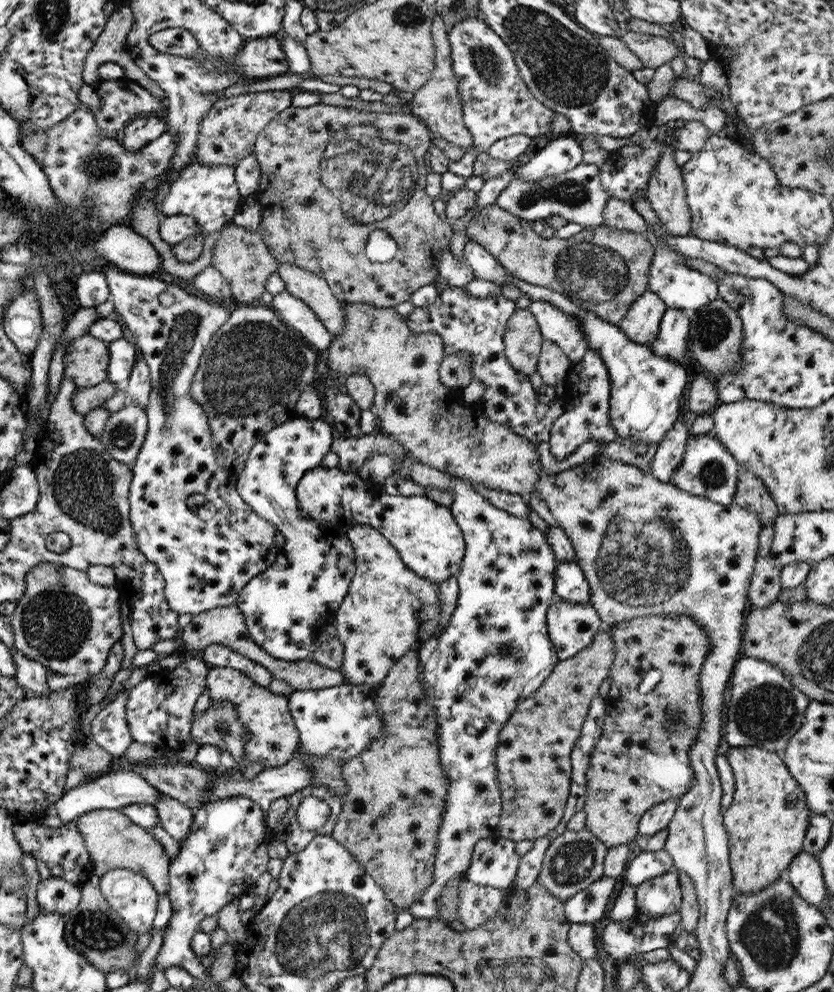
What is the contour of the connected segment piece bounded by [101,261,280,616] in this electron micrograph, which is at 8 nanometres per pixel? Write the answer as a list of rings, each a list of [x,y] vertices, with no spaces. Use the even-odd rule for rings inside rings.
[[[110,261],[101,267],[101,273],[106,277],[116,312],[123,316],[139,349],[145,354],[153,386],[145,410],[147,433],[131,468],[129,514],[138,549],[158,567],[165,580],[167,603],[178,615],[194,616],[230,606],[237,602],[240,591],[249,580],[275,562],[280,550],[274,542],[276,528],[246,506],[246,502],[238,496],[236,486],[230,486],[230,476],[216,464],[209,418],[202,405],[190,394],[200,359],[214,333],[228,320],[233,305],[211,300],[205,295],[197,296],[159,277],[150,280],[124,271]],[[168,291],[173,293],[174,302],[164,306],[160,302],[160,294]]]

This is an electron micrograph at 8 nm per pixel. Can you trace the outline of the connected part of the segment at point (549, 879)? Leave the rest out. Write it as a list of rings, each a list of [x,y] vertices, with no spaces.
[[[587,827],[580,831],[566,829],[546,849],[538,881],[565,903],[577,892],[603,876],[603,862],[608,849]]]

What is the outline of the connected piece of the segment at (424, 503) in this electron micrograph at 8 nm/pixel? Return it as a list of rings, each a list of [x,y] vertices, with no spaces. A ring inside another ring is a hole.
[[[317,466],[308,470],[298,482],[296,497],[300,506],[300,515],[316,521],[320,525],[332,523],[341,528],[356,525],[370,526],[385,536],[398,552],[401,562],[421,577],[440,583],[438,627],[431,638],[424,638],[415,647],[418,651],[422,644],[438,638],[454,614],[459,595],[457,574],[465,554],[465,538],[450,507],[440,506],[427,497],[403,497],[392,494],[388,488],[370,484],[357,473],[349,473],[340,467],[326,468]]]

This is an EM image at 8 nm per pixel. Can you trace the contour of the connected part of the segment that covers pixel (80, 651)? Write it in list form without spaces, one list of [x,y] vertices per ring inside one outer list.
[[[40,562],[26,573],[24,594],[16,602],[12,614],[12,633],[15,647],[27,657],[44,665],[51,674],[98,674],[106,662],[108,652],[123,634],[122,619],[119,611],[119,590],[116,585],[100,586],[94,584],[85,571],[64,566],[61,563]]]

